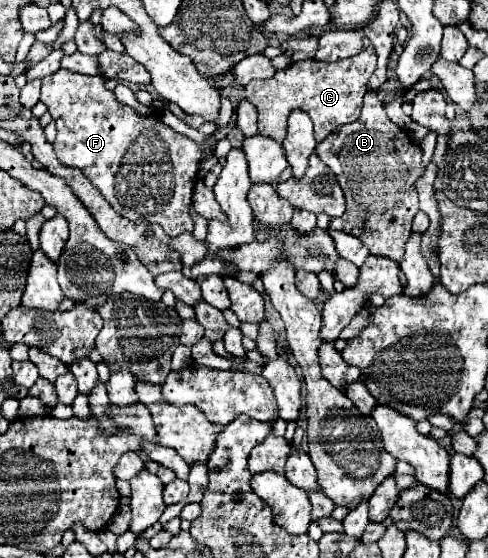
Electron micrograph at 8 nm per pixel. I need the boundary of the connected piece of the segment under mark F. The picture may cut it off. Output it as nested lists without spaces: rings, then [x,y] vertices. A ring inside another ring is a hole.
[[[58,70],[56,74],[42,78],[40,100],[48,106],[48,112],[52,114],[58,130],[54,142],[58,160],[64,166],[74,166],[82,170],[82,174],[102,192],[102,196],[118,214],[132,222],[158,224],[170,238],[194,230],[194,222],[190,218],[190,196],[194,190],[194,182],[198,180],[200,160],[204,158],[202,146],[174,132],[172,128],[162,124],[160,118],[142,118],[130,106],[120,104],[114,98],[114,92],[106,90],[102,76],[82,76],[68,70]]]

